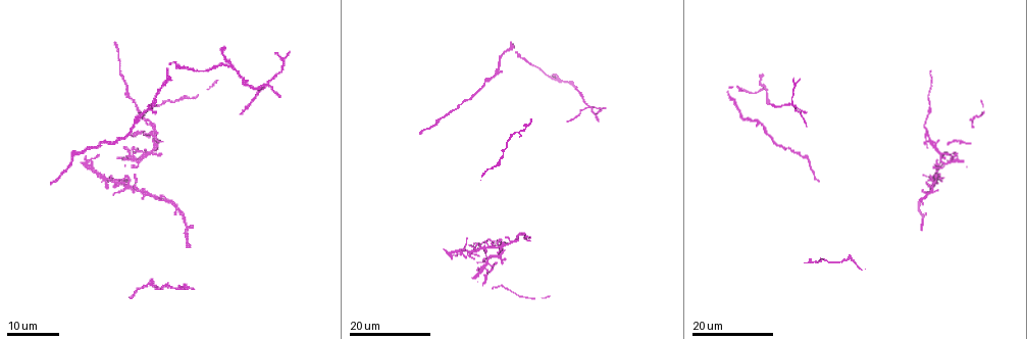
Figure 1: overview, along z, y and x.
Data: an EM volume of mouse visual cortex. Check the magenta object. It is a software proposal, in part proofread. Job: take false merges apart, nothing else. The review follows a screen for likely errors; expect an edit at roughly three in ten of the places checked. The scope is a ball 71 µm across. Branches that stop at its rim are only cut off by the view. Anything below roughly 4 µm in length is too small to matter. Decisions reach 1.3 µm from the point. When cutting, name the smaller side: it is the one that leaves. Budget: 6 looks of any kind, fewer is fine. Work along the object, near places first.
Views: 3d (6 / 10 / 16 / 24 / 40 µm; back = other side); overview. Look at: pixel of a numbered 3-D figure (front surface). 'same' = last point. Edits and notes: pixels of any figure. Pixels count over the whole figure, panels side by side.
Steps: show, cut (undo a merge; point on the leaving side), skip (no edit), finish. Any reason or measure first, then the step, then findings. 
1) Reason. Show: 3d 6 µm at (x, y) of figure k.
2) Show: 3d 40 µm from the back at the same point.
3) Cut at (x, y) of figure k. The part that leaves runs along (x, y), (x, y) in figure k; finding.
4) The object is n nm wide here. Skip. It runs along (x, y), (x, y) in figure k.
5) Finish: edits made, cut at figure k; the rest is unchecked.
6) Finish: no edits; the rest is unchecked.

Four arms meet. Show: 3d 24 µm at (587, 108) of figure 1.

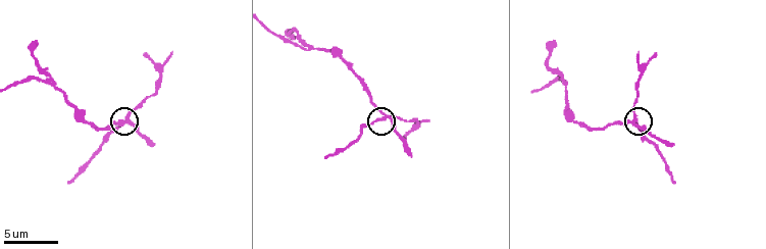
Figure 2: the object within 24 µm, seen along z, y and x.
Show: 3d 6 µm at (633, 120) of figure 2.

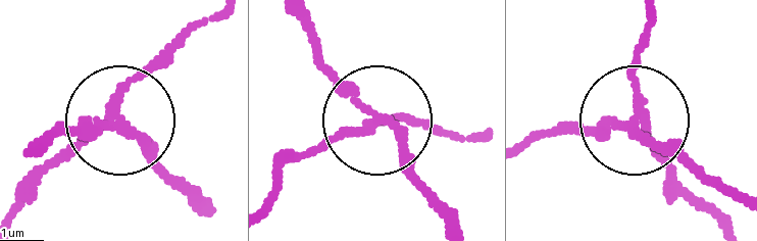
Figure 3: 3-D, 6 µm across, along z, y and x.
The side arm is 9 µm long. Cut at (155, 67) of figure 3. The part that leaves runs along (105, 117), (10, 212) in figure 3; a second neuron is stuck on.

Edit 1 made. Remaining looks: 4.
Show: overview.

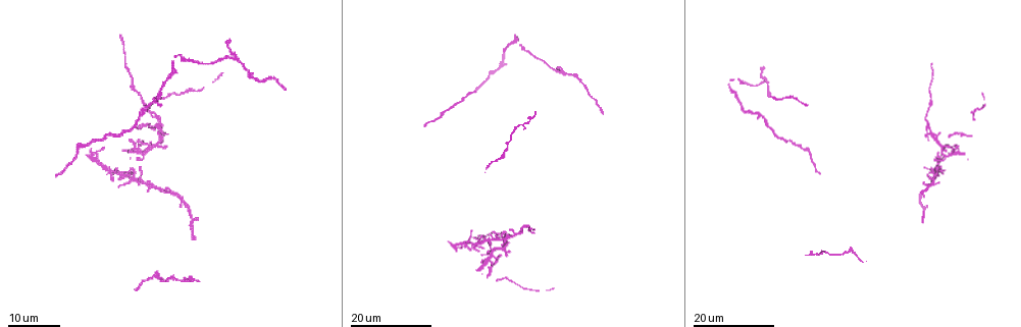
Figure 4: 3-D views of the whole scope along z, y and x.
Looks like a crossing. Show: 3d 24 µm at (493, 254) of figure 4.

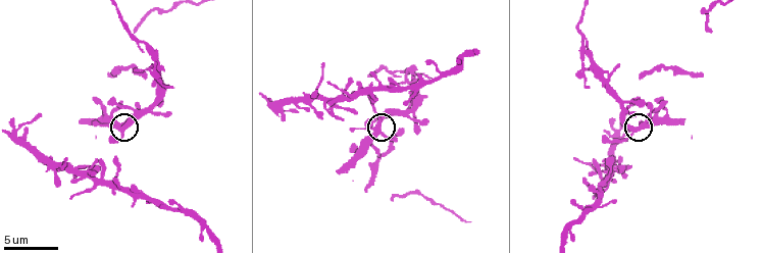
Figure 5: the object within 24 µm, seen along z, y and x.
Closer look. Show: 3d 6 µm at (633, 130) of figure 5.

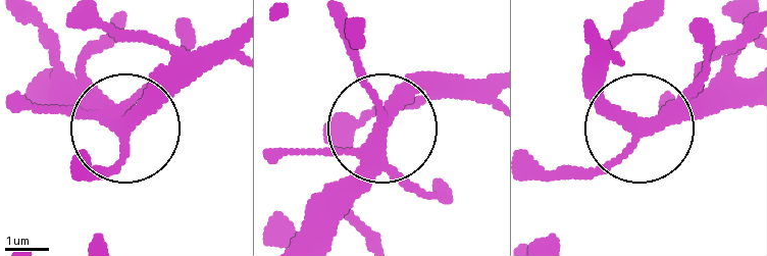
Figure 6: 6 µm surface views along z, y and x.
The object is 330 nm wide here. Skip. All the same neuron.

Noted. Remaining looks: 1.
Small branch off a trunk. Show: 3d 10 µm at (76, 171) of figure 5.

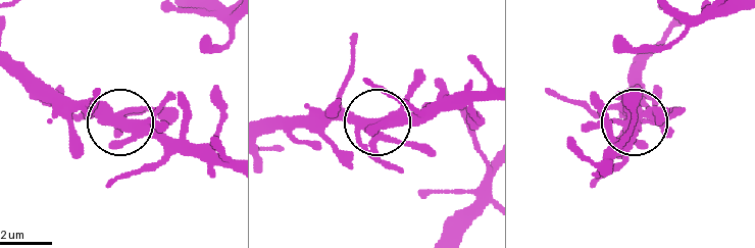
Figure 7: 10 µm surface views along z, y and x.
Skip. One neuron here.

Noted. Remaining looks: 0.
Finish: edits made, cut at figure 3; the rest is unchecked.

